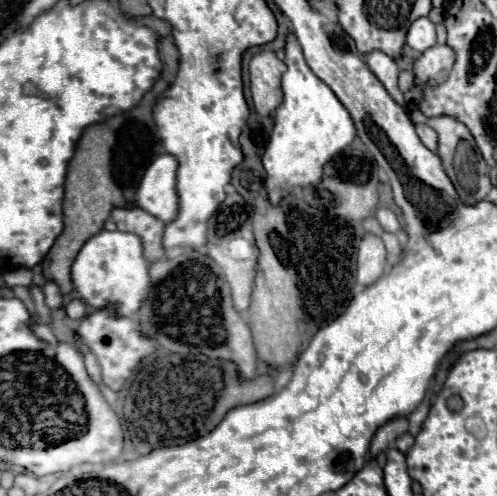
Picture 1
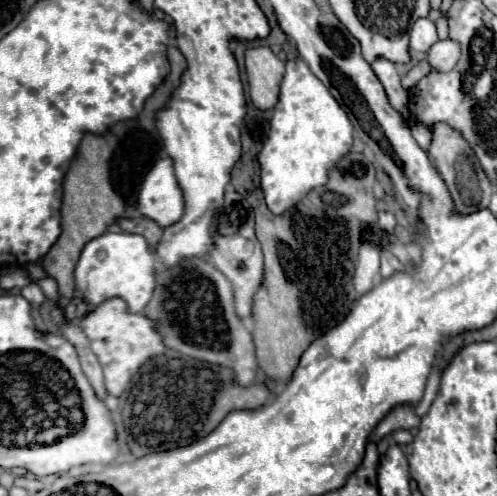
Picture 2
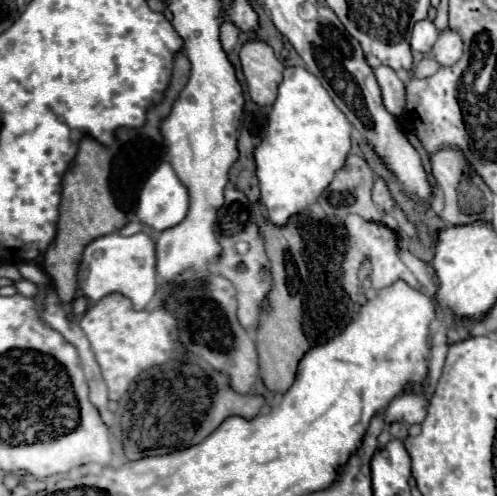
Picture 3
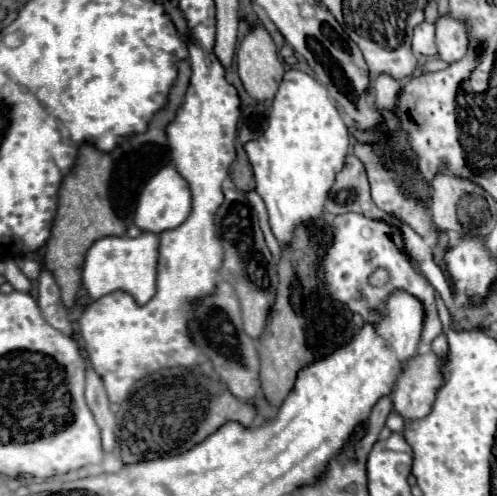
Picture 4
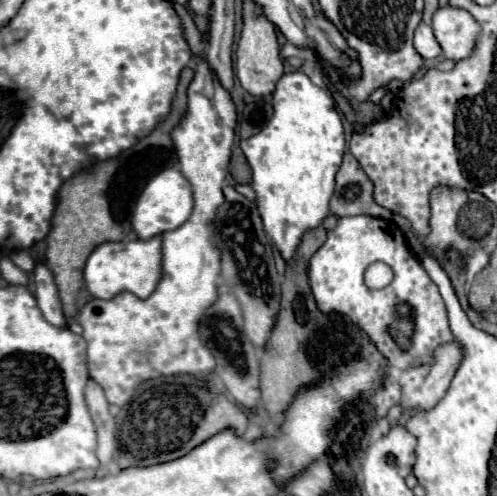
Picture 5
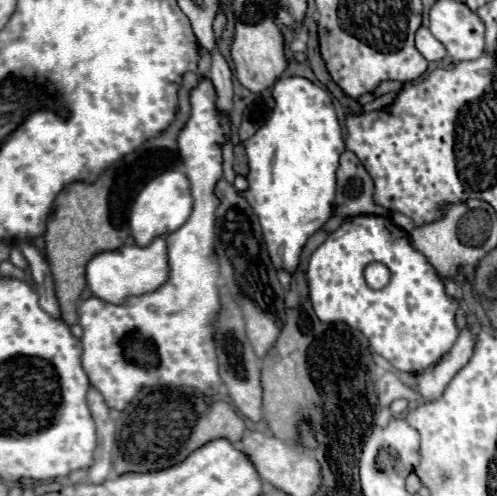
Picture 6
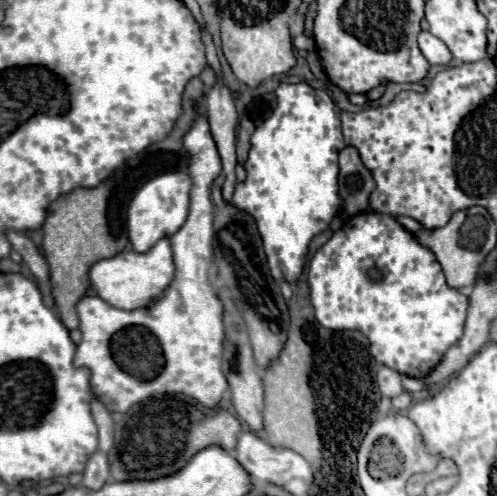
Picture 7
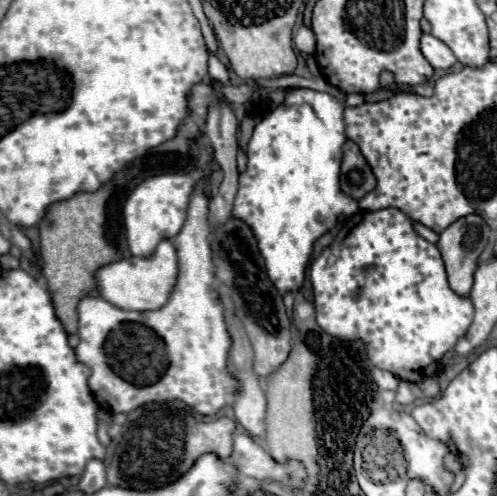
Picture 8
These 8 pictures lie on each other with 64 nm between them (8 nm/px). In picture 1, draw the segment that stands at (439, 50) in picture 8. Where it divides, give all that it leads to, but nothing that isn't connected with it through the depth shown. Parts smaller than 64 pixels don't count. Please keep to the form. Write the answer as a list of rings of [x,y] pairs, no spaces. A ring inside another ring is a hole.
[[[418,18],[408,30],[406,44],[418,52],[432,48],[436,44],[436,26],[428,18]]]

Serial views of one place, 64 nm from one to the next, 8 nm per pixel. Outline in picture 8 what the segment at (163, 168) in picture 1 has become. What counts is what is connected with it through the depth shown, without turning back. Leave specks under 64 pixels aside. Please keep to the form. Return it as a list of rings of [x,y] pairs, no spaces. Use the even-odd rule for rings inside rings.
[[[158,174],[140,182],[124,202],[124,226],[128,248],[134,256],[148,258],[156,250],[156,244],[166,238],[174,238],[184,220],[190,196],[196,188],[196,180],[190,174]]]

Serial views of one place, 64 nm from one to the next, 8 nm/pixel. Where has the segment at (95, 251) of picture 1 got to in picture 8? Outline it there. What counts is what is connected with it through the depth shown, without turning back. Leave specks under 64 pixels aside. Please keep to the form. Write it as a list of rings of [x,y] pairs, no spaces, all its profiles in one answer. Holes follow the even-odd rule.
[[[162,240],[152,258],[128,258],[116,264],[108,264],[96,272],[98,290],[104,300],[122,310],[158,310],[162,308],[176,284],[178,258],[170,240]]]

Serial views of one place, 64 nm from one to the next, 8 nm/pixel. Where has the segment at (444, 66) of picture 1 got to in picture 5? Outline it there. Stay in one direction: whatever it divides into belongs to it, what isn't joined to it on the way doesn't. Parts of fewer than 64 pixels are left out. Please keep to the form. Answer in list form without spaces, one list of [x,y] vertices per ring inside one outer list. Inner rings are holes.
[[[450,4],[440,6],[432,18],[432,30],[442,46],[444,58],[458,62],[474,54],[480,36],[480,24],[468,10]]]

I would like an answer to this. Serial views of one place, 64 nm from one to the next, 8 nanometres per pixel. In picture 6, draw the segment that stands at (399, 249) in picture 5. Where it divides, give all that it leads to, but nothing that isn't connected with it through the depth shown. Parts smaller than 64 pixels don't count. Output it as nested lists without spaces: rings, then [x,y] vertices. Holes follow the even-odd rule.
[[[386,216],[348,218],[312,254],[306,276],[316,316],[326,324],[344,322],[360,330],[370,340],[372,352],[386,358],[396,370],[424,372],[452,348],[460,334],[456,312],[464,306],[462,298],[446,294],[436,268],[414,248],[408,234]],[[372,262],[382,262],[392,274],[388,286],[380,290],[370,288],[364,280],[364,268]]]

